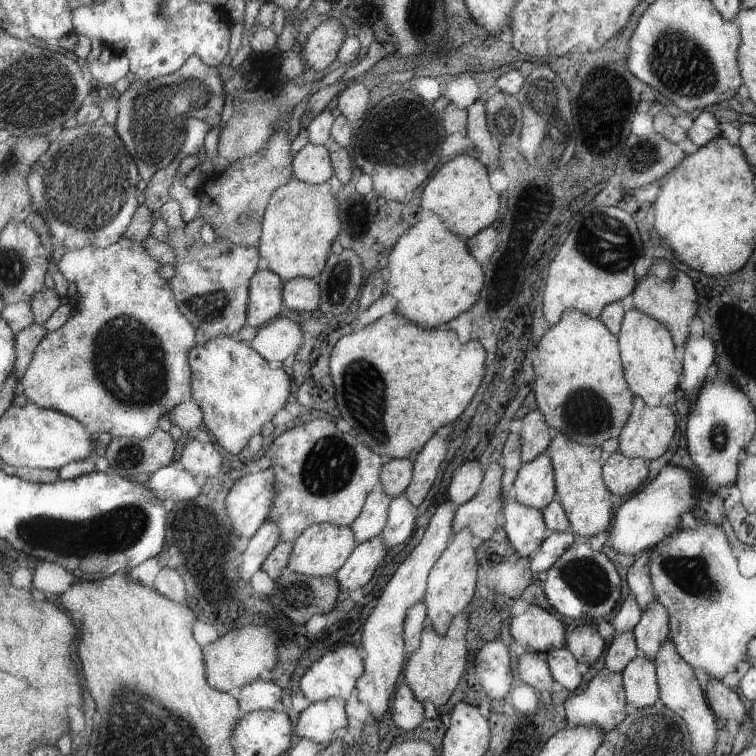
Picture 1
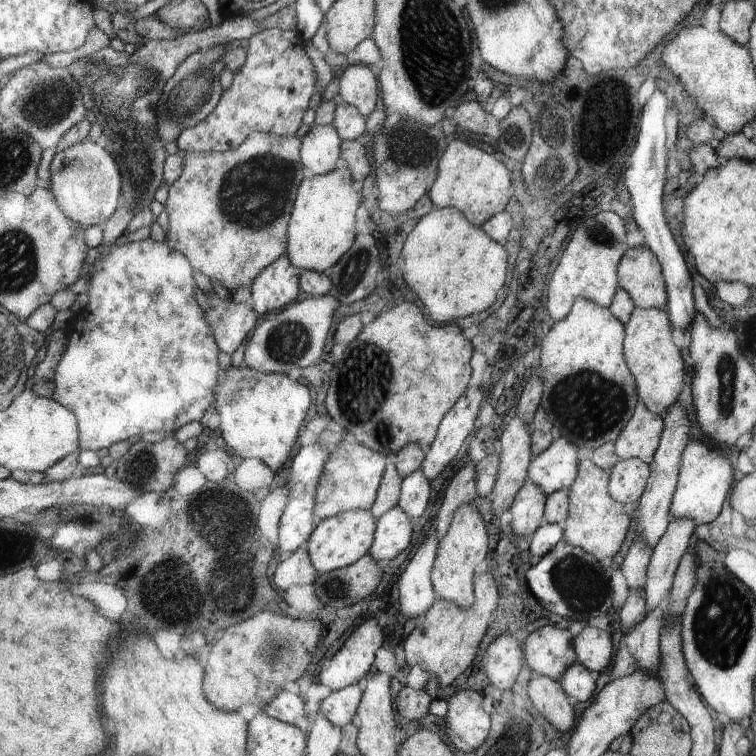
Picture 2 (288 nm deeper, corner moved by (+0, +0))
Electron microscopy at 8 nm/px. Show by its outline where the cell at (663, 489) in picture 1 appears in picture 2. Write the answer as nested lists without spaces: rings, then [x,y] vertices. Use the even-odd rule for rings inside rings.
[[[695,440],[687,442],[679,454],[677,484],[669,504],[671,520],[687,518],[695,526],[711,524],[711,520],[717,518],[721,510],[721,502],[731,486],[731,468],[733,466],[729,466],[729,462],[723,458],[723,454],[717,448],[709,448],[707,444],[695,442]]]

